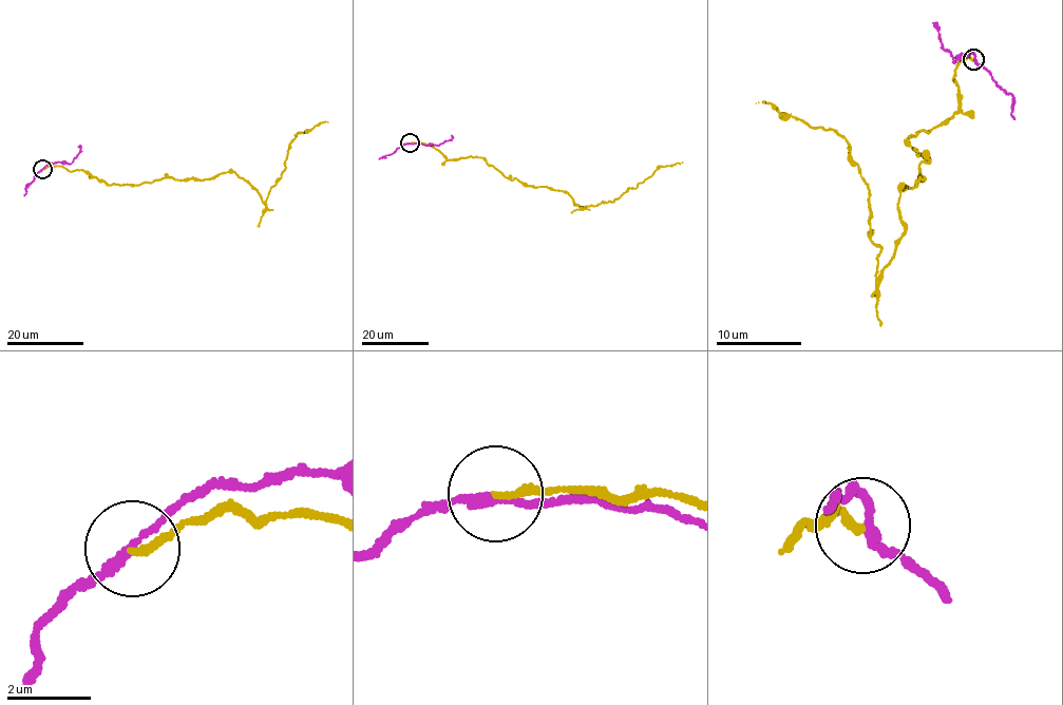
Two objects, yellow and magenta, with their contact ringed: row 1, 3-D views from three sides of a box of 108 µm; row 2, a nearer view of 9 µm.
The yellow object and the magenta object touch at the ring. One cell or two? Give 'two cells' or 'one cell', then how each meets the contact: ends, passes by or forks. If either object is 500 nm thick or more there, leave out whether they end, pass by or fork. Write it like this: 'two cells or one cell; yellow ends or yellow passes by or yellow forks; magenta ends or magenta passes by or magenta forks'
two cells; yellow ends; magenta passes by

